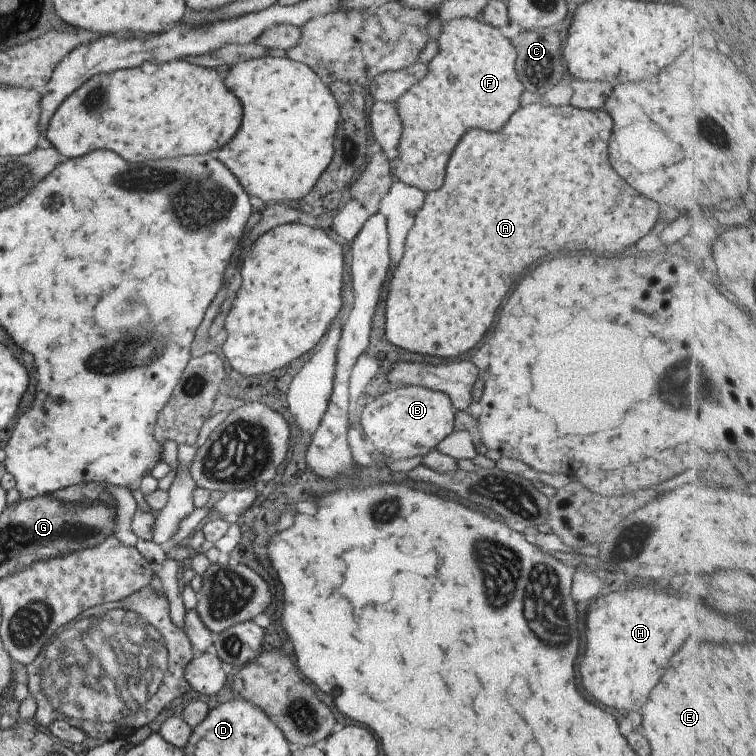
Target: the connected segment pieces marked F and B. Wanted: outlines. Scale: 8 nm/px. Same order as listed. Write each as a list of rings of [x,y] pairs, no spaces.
[[[467,17],[453,19],[442,24],[436,42],[437,53],[426,62],[426,73],[393,102],[402,129],[392,174],[403,184],[418,188],[425,194],[441,186],[445,162],[461,134],[473,126],[497,130],[511,112],[519,108],[519,94],[524,90],[515,72],[515,49],[495,26]]]
[[[403,385],[386,390],[375,398],[363,399],[359,408],[361,436],[373,444],[373,448],[387,460],[423,456],[453,431],[453,414],[450,398],[417,385]]]

